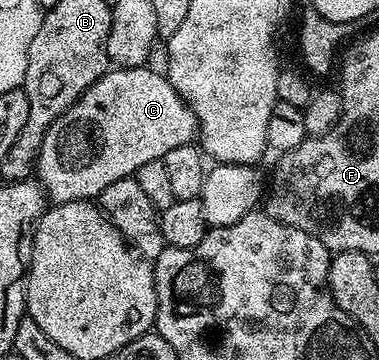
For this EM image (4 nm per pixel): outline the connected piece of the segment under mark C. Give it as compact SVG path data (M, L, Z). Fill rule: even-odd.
M151 66L138 68L112 67L89 90L69 106L45 130L45 138L39 147L39 157L33 165L34 175L43 188L46 199L52 205L73 202L74 200L94 201L117 178L134 176L135 171L145 162L162 160L173 146L185 146L197 136L197 125L193 110L177 94L175 87L162 71L154 72Z

